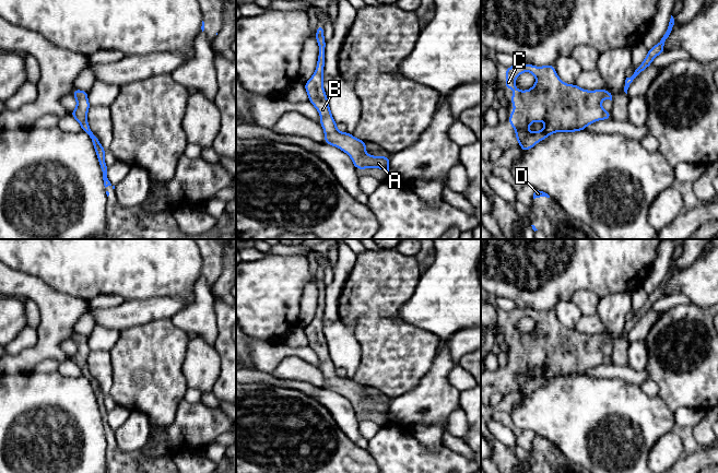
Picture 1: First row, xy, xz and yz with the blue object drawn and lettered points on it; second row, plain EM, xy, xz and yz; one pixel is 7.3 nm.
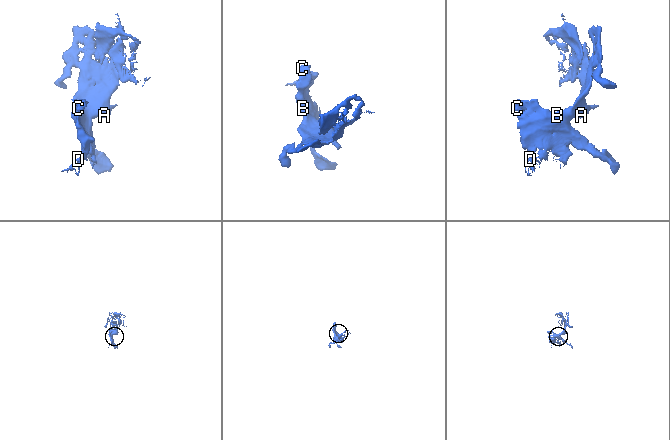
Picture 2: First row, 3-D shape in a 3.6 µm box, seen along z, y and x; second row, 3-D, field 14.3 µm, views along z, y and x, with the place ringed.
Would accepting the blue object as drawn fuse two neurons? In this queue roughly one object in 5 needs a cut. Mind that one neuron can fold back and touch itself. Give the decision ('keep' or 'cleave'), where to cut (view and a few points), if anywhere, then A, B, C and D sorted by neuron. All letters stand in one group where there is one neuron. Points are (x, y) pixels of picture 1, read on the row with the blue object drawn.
keep; no cut; A B C D

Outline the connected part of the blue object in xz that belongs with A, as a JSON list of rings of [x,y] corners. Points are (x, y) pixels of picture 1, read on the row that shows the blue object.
[[[317,25],[316,40],[319,46],[318,60],[313,76],[304,83],[304,87],[308,94],[308,100],[318,110],[320,115],[320,126],[325,132],[323,143],[336,146],[346,153],[356,169],[380,168],[389,174],[388,156],[373,156],[365,152],[367,143],[353,137],[349,132],[340,132],[337,122],[330,111],[328,97],[323,90],[323,69],[326,39],[323,36],[323,25]]]

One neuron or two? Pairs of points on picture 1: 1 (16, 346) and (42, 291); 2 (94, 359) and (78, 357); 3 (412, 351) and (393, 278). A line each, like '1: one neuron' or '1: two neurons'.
1: two neurons
2: two neurons
3: one neuron

